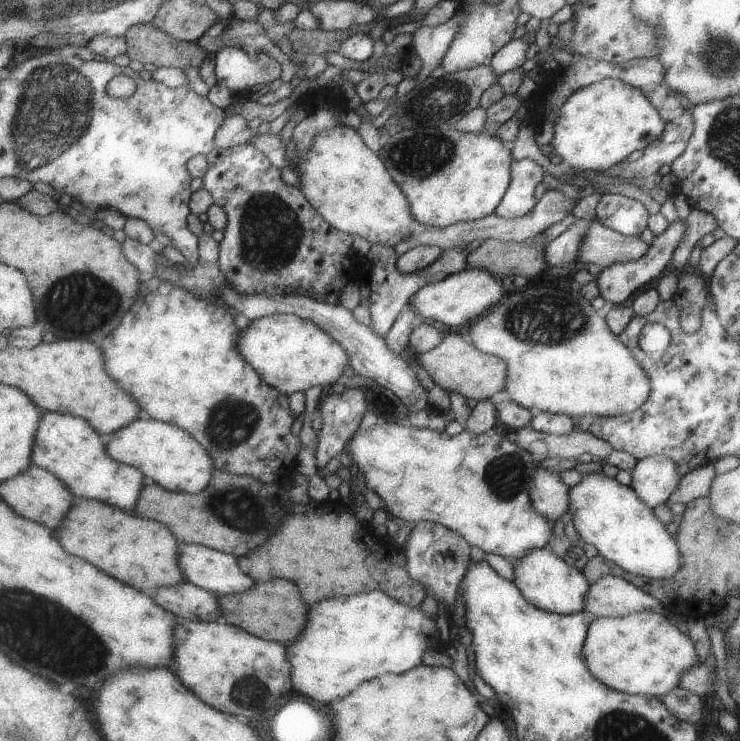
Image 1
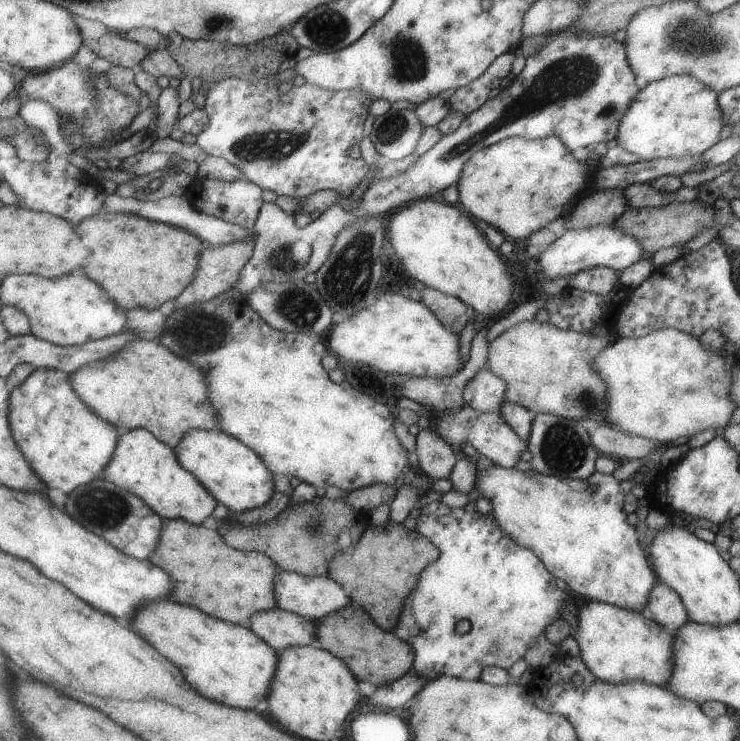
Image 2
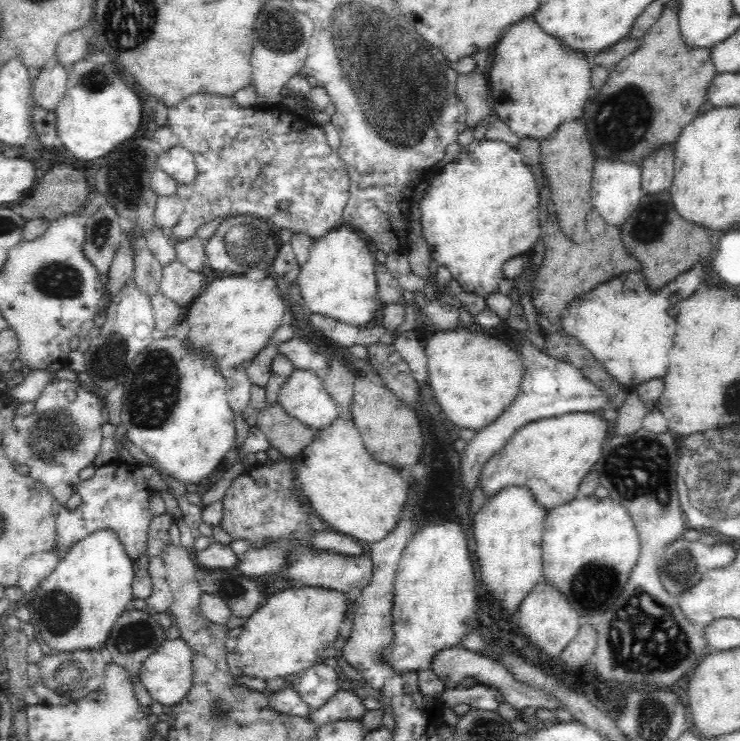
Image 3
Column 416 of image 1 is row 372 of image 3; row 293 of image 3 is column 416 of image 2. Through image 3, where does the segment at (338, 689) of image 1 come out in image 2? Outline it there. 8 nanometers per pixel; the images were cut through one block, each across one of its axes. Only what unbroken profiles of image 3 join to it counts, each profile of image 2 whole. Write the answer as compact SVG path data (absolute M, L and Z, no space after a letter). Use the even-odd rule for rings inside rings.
M432 501L419 509L415 530L438 547L439 556L422 570L418 585L407 594L398 624L393 630L414 650L415 664L401 678L375 688L368 698L375 706L401 708L401 704L406 705L409 698L413 698L429 680L437 676L479 680L480 671L485 666L499 666L507 671L544 634L545 626L559 617L561 604L571 600L567 591L557 588L555 577L547 572L531 550L511 542L506 534L501 534L488 514L479 514L473 506L474 502L469 502L461 508L451 508L446 503ZM463 619L469 621L470 628L465 634L457 634L455 623Z

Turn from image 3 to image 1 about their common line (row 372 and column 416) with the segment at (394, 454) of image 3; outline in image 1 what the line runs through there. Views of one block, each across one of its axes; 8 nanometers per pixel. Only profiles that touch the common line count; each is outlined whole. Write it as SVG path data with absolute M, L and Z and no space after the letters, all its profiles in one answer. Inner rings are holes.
M447 334L429 350L415 356L418 366L423 368L431 380L445 392L457 393L477 401L488 399L495 392L504 390L506 366L500 358L477 350L467 342L466 335Z

